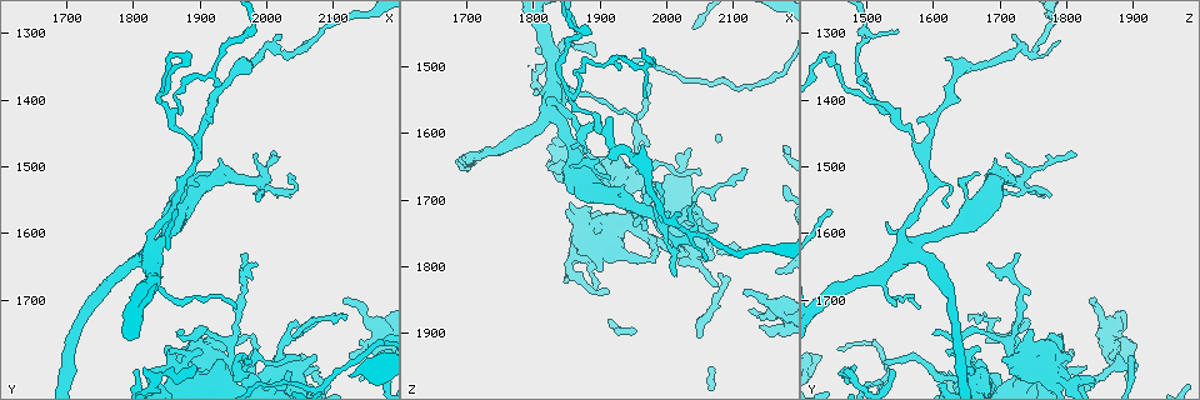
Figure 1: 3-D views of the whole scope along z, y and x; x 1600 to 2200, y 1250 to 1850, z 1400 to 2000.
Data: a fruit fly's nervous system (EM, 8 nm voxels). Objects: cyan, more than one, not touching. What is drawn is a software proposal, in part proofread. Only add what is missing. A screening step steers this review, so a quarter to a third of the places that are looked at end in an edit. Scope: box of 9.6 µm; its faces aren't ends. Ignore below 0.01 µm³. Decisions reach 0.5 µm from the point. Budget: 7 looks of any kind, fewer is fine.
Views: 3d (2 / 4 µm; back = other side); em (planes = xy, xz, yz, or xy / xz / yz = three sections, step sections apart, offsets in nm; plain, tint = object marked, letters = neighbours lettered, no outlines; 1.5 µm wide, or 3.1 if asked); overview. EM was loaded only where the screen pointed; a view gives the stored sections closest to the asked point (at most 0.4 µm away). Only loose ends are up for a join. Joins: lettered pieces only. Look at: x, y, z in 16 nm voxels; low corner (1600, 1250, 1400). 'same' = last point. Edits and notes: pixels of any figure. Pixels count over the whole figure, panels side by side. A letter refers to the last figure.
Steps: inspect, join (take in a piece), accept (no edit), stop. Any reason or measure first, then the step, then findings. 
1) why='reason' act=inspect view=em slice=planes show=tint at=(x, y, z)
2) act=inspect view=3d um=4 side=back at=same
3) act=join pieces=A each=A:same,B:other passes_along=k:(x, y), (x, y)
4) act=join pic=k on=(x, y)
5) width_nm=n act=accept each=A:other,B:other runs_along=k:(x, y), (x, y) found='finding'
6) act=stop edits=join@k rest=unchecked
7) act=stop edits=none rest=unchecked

why='tapers out' act=inspect view=em slice=planes show=letters at=(2020, 1485, 1810)

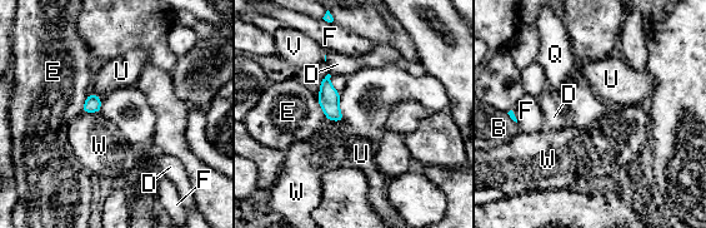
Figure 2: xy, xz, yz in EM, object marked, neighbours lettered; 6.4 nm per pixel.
act=accept each=B:other,D:other,E:other,F:other,Q:other,U:other,V:other,W:other found='none of them fits'

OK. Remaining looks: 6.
why='branch stops here' act=inspect view=em slice=xz step=8 show=tint at=(1985, 1550, 1670)

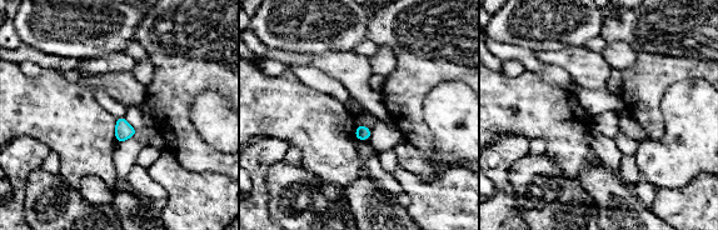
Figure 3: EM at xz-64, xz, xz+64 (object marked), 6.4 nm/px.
act=inspect view=em slice=planes show=letters at=same

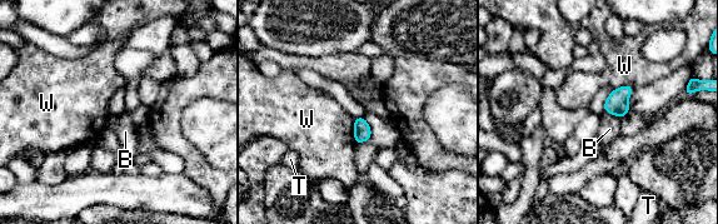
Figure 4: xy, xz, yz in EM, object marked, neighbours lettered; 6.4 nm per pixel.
width_nm=110 longest_contact=W:160nm act=accept each=B:other,T:other,W:other found='no lettered piece goes on from it'

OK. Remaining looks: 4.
why='thin end' act=inspect view=3d um=2 at=(1900, 1800, 1485)

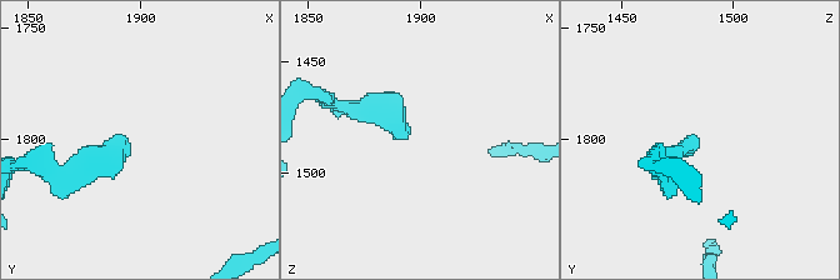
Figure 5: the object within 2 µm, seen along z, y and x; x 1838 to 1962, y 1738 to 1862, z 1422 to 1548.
act=inspect view=em slice=planes show=letters at=(1895, 1801, 1483)

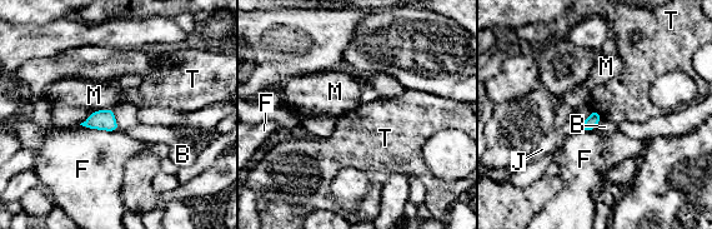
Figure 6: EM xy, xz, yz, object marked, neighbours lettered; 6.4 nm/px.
width_nm=80 act=accept each=B:other,F:other,J:other,M:other,T:other border=6:(592, 109), (602, 117) found='none of them fits'

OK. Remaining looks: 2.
act=stop edits=none rest=unchecked

